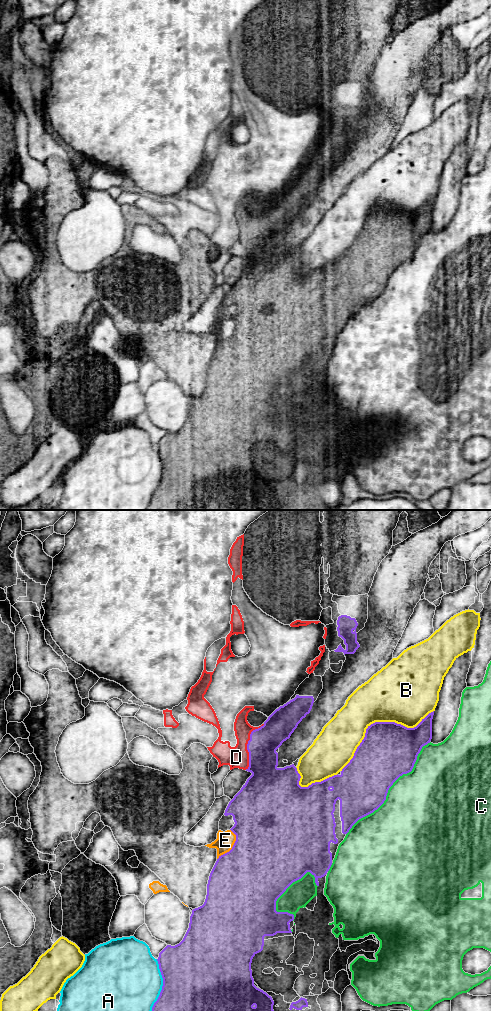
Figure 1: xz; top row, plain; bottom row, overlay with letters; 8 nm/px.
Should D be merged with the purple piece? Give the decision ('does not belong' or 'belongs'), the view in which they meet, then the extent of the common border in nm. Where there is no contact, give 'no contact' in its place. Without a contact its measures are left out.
does not belong; contact in xz; length 400 nm

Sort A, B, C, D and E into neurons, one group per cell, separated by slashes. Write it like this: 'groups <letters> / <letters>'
groups A / B / C / D E

